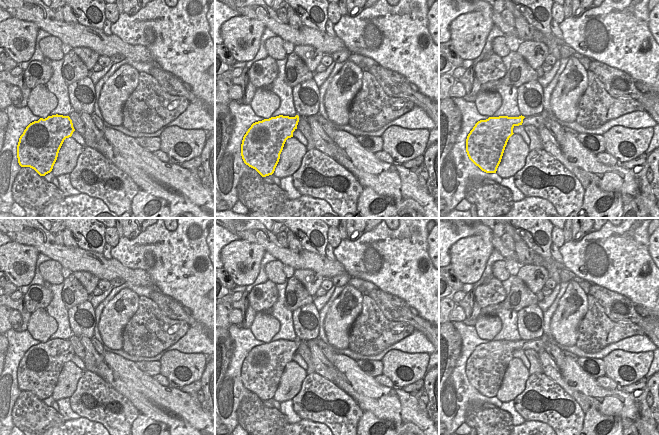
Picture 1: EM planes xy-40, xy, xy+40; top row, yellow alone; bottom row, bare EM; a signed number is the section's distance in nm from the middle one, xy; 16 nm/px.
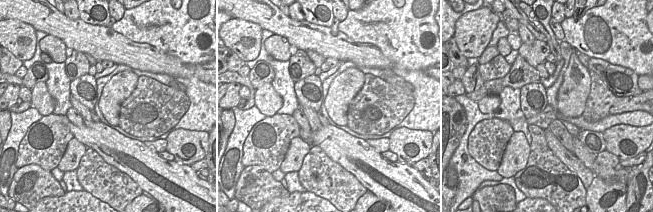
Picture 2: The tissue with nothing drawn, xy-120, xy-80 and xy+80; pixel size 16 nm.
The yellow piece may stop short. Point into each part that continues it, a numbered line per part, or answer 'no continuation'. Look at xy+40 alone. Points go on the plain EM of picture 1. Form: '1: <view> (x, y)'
1: xy+40 (538, 345)

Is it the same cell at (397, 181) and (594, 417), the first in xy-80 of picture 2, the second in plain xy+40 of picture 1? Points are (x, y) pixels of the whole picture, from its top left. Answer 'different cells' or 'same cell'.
different cells

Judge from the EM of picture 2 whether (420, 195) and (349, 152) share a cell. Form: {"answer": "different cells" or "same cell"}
{"answer": "same cell"}

